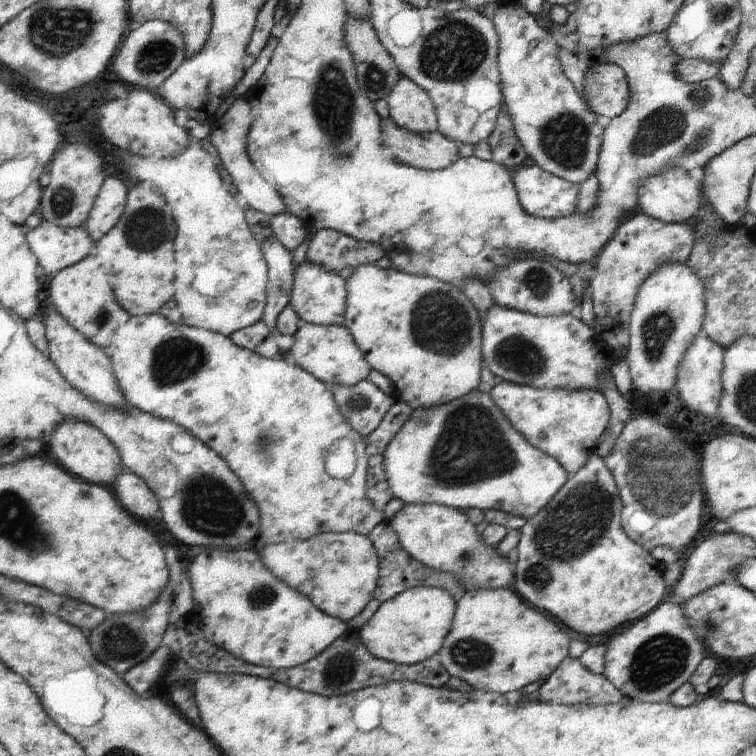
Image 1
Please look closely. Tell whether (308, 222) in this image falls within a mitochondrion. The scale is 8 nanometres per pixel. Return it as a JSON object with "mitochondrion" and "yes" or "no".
{"mitochondrion":"no"}

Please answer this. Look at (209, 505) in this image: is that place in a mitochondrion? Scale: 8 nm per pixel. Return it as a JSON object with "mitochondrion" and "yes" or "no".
{"mitochondrion":"yes"}

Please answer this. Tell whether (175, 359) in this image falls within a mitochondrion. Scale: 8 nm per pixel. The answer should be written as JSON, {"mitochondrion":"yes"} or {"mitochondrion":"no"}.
{"mitochondrion":"yes"}

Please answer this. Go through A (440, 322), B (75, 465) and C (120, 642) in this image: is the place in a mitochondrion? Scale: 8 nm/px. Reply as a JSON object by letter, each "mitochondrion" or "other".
{"A":"mitochondrion","B":"other","C":"mitochondrion"}

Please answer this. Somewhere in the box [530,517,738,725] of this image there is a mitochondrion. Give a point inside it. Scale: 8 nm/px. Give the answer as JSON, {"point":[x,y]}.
{"point":[658,661]}

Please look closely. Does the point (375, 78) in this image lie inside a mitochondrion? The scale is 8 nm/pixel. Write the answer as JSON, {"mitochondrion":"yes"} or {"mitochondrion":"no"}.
{"mitochondrion":"yes"}

